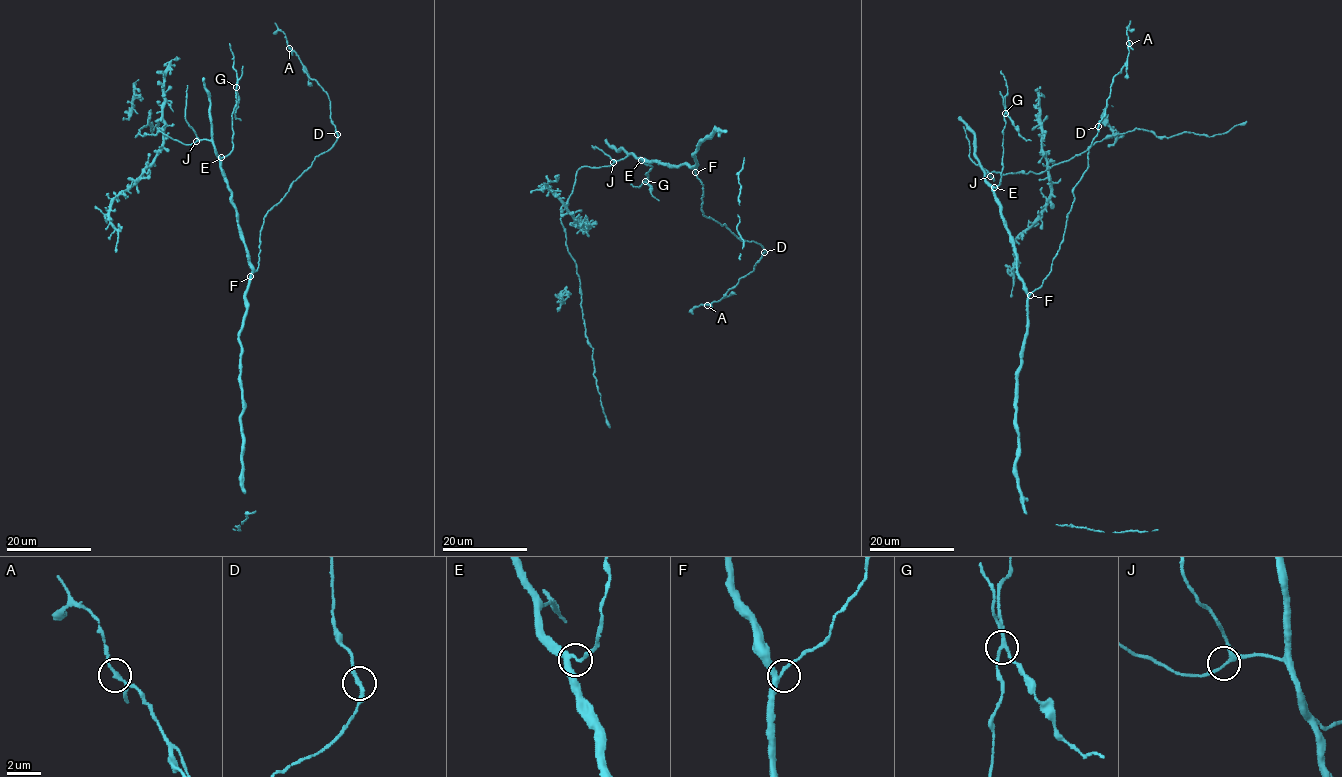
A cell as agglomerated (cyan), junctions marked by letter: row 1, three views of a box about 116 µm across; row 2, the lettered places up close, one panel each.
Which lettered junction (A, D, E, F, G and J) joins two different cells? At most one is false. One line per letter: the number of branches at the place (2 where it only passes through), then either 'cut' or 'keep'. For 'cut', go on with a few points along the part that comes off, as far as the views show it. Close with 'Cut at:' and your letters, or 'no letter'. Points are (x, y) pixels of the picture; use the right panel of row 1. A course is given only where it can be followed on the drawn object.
A: 3 branches meet; keep
D: 2 branches meet; keep
E: 3 branches meet; keep
F: 3 branches meet; keep
G: 3 branches meet; cut; foreign part runs (1005, 113), (1023, 138), (1031, 140)
J: 3 branches meet; keep
Cut at: G

